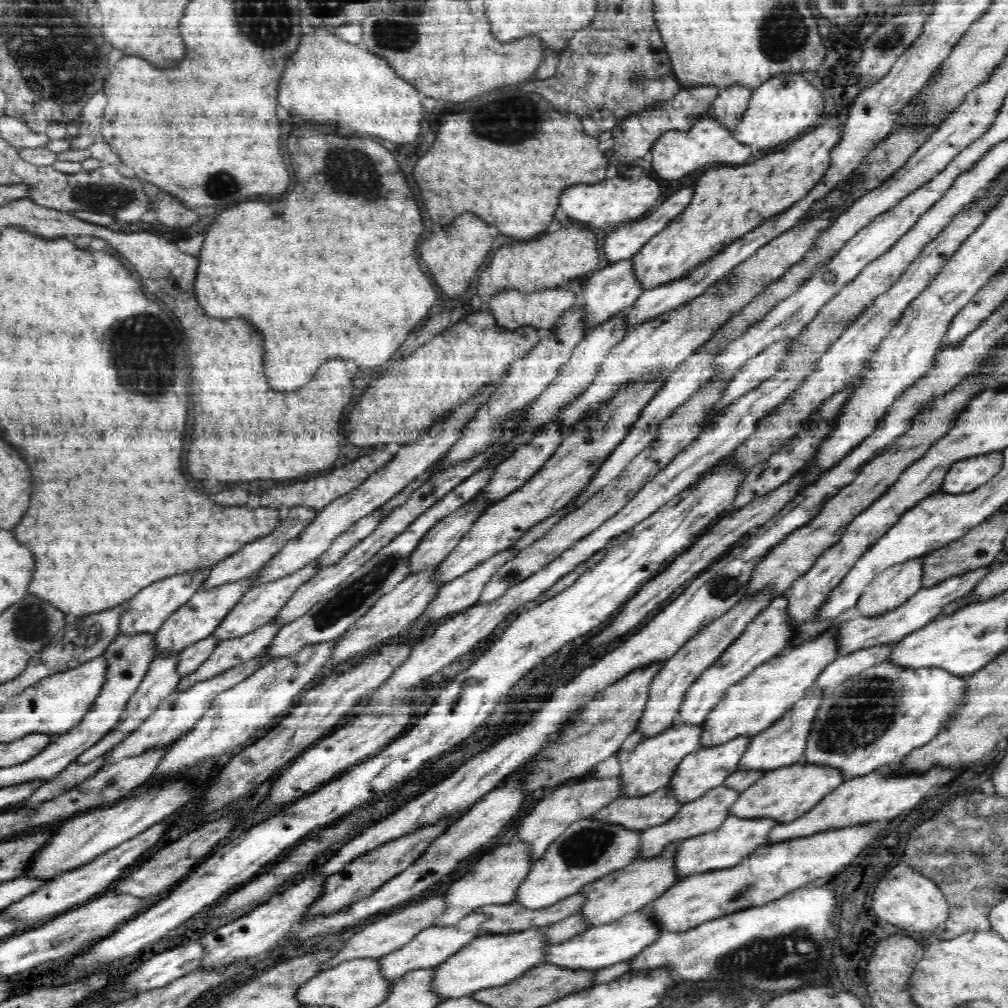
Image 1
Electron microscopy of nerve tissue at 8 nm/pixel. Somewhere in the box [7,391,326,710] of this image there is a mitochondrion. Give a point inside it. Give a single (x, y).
(32, 622)

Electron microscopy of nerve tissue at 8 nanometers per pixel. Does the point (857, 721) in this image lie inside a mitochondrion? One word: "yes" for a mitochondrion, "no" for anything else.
yes

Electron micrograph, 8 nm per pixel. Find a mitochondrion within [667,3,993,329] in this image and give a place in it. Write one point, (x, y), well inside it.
(892, 39)

